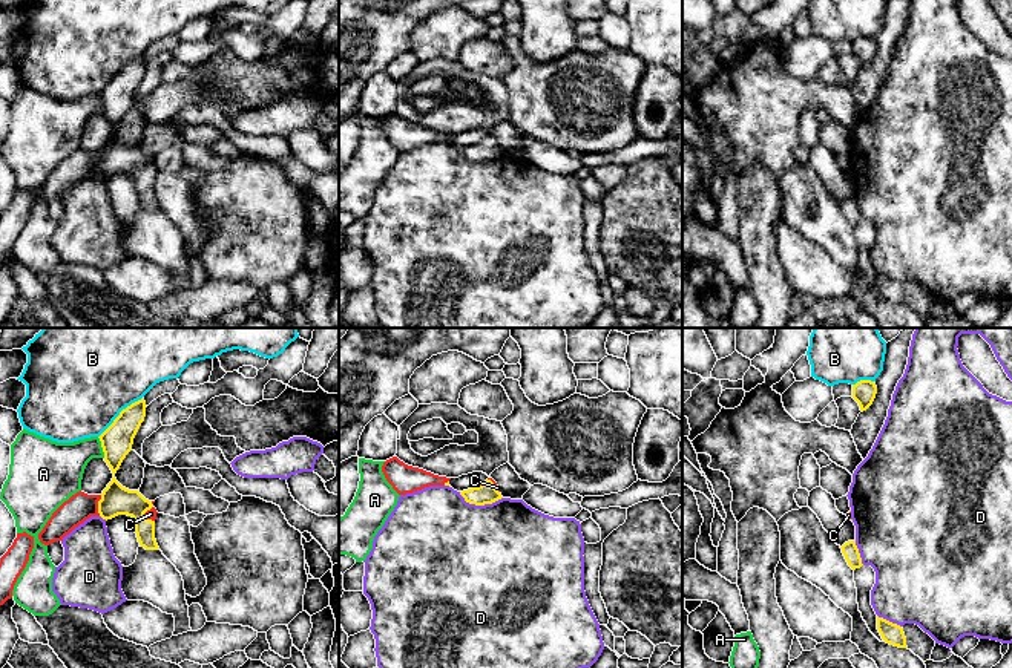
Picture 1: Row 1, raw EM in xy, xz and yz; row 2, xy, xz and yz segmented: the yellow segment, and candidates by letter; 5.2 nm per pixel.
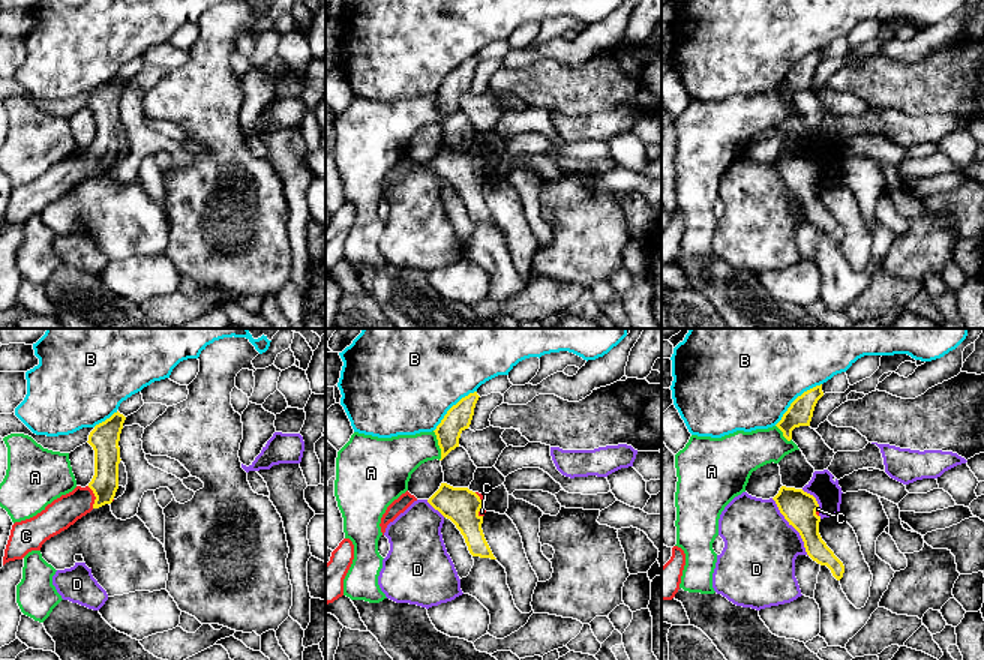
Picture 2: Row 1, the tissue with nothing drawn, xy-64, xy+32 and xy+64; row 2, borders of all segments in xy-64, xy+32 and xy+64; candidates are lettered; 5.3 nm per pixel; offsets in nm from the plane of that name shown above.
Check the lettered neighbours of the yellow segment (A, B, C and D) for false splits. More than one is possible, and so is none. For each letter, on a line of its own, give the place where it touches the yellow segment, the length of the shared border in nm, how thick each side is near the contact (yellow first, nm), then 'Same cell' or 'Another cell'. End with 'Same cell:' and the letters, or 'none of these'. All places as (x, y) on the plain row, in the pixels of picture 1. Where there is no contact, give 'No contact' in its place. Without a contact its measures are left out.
A: Touches yellow at xy (101, 103). Shared border 120 nm. Thickness 170 nm (yellow) against 260 nm. Another cell
B: Touches yellow at xy (120, 71). Shared border 320 nm. Thickness 170 nm (yellow) against 480 nm. Another cell
C: Touches yellow at xy (98, 163). Shared border 110 nm. Thickness 160 nm (yellow) against 150 nm. Same cell
D: Touches yellow at xz (480, 161). Shared border 240 nm. Thickness 110 nm (yellow) against 500 nm. Another cell
Same cell: C

